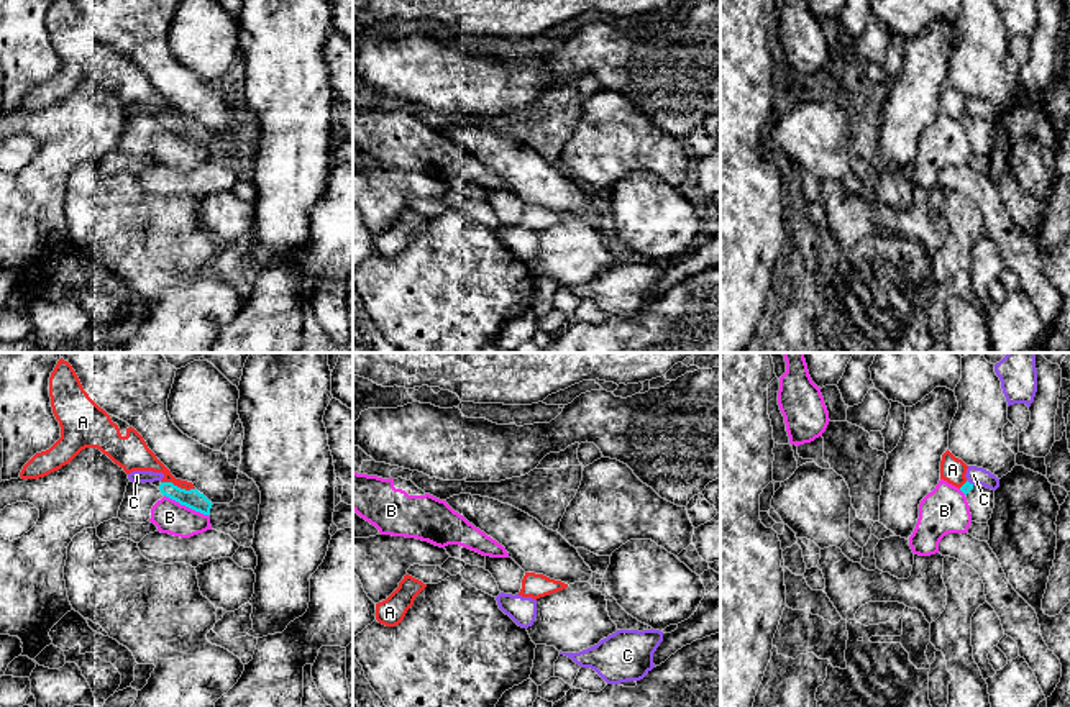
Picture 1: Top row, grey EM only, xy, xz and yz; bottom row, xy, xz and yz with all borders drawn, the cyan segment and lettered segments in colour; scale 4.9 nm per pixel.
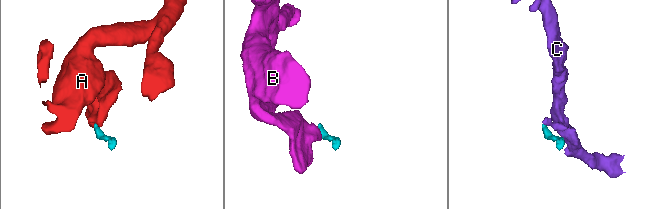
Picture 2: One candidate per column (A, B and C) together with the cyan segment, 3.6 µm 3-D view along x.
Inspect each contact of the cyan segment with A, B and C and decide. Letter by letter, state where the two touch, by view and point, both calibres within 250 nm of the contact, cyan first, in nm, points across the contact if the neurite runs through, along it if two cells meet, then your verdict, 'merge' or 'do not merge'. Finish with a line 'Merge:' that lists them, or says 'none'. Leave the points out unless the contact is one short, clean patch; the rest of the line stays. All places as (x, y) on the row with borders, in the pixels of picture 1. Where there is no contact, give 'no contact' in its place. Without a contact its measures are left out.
A: meets cyan in xy at (176, 486); 90 nm thick on the cyan side, 140 nm on the other; runs through xy (192, 499), (176, 486), (161, 468), (135, 456); merge
B: meets cyan in xy at (186, 506); 90 nm thick on the cyan side, 160 nm on the other; border along xy (164, 494), (207, 515); do not merge
C: meets cyan in yz at (969, 483); 50 nm thick on the cyan side, 80 nm on the other; border along yz (967, 479), (973, 484); do not merge
Merge: A

